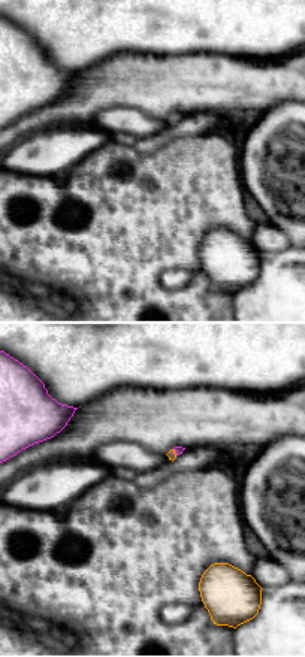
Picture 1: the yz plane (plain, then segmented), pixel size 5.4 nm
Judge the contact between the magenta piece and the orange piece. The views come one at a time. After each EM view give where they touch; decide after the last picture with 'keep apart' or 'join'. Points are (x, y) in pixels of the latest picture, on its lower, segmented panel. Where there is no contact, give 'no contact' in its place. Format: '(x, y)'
(175, 451)

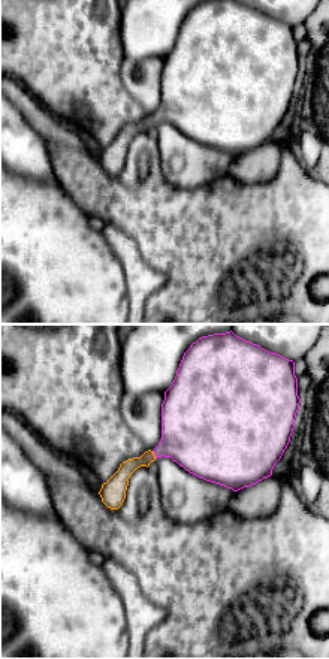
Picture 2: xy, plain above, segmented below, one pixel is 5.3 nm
(154, 455)

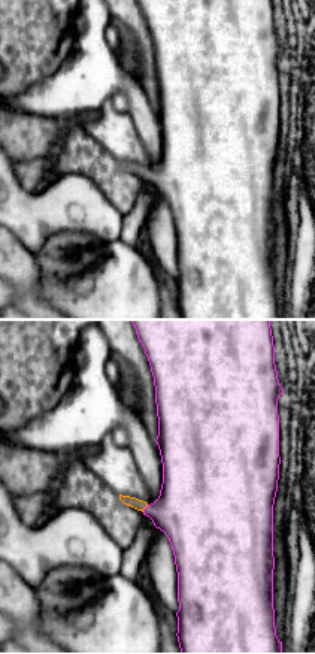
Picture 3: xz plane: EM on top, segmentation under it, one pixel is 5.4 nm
(145, 508)

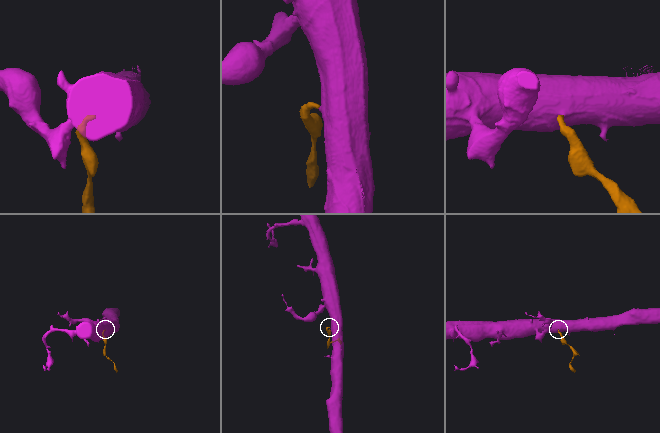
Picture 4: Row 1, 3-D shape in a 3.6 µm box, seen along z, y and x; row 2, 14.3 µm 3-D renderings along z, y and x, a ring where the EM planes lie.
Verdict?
join

